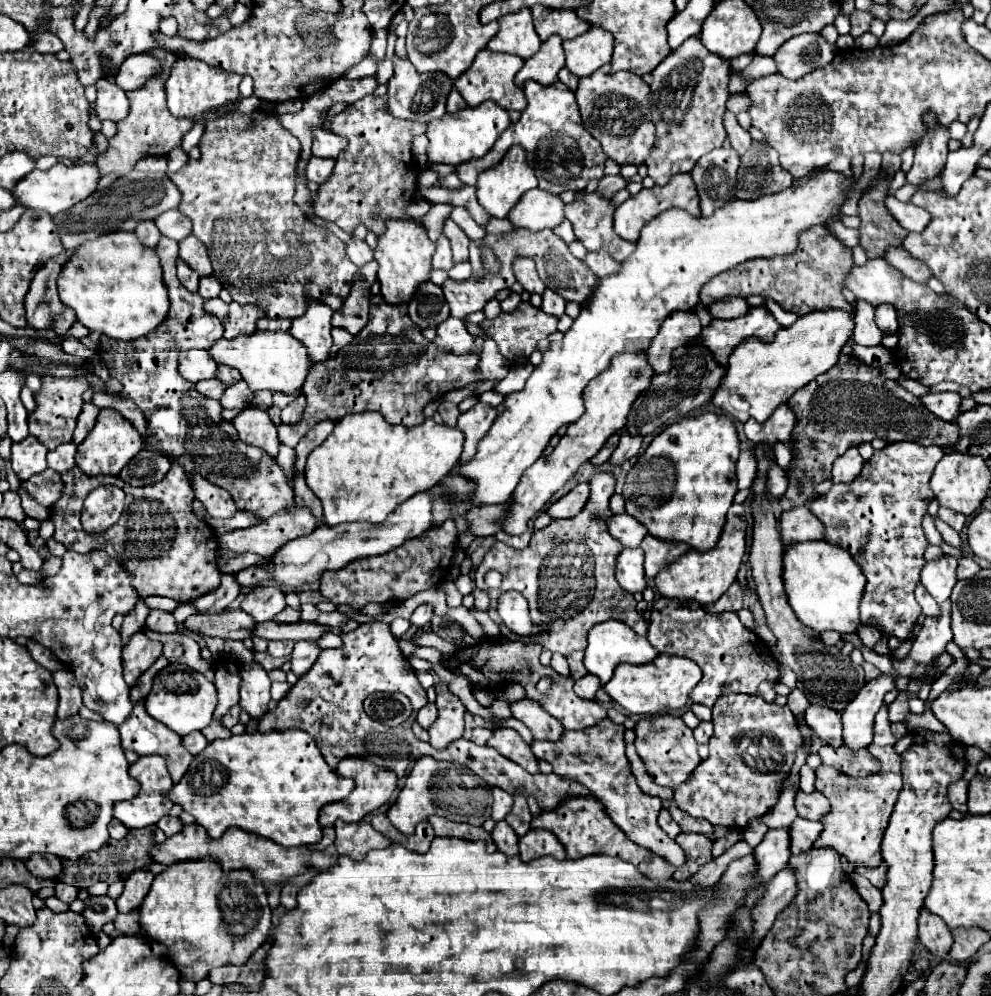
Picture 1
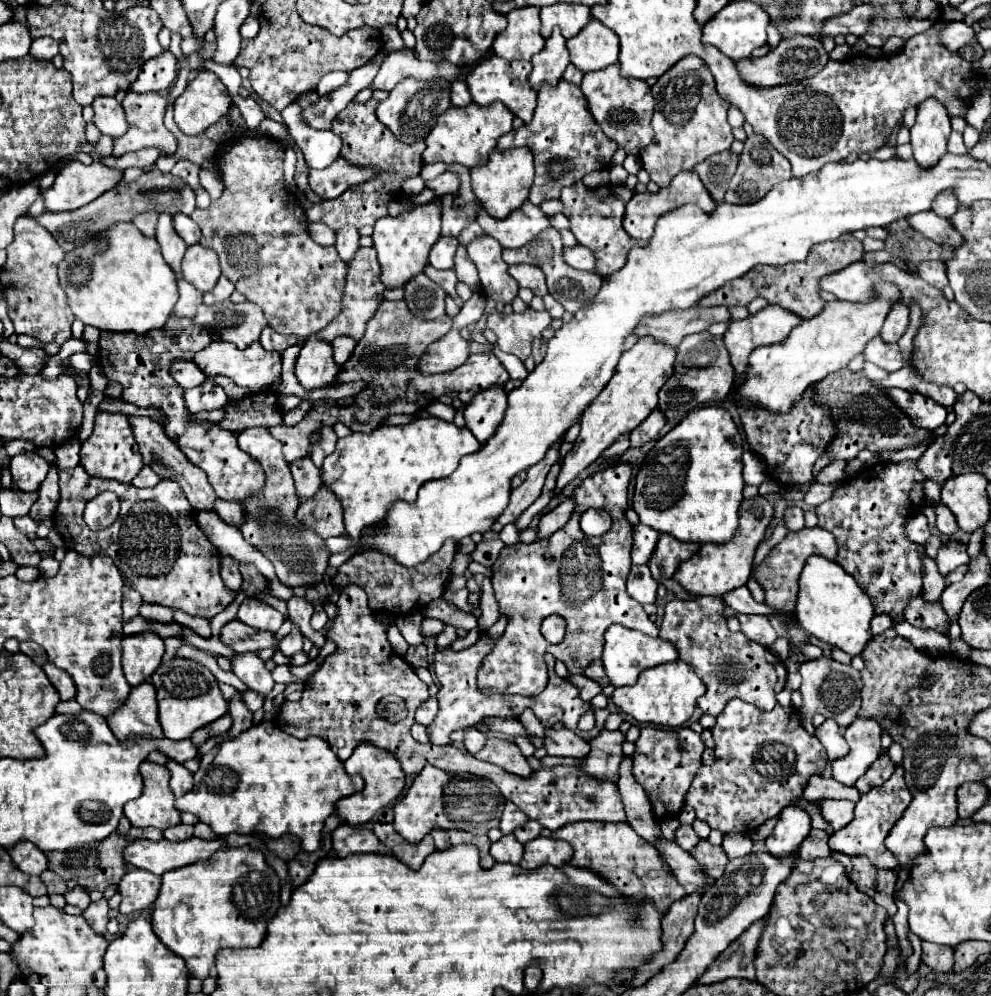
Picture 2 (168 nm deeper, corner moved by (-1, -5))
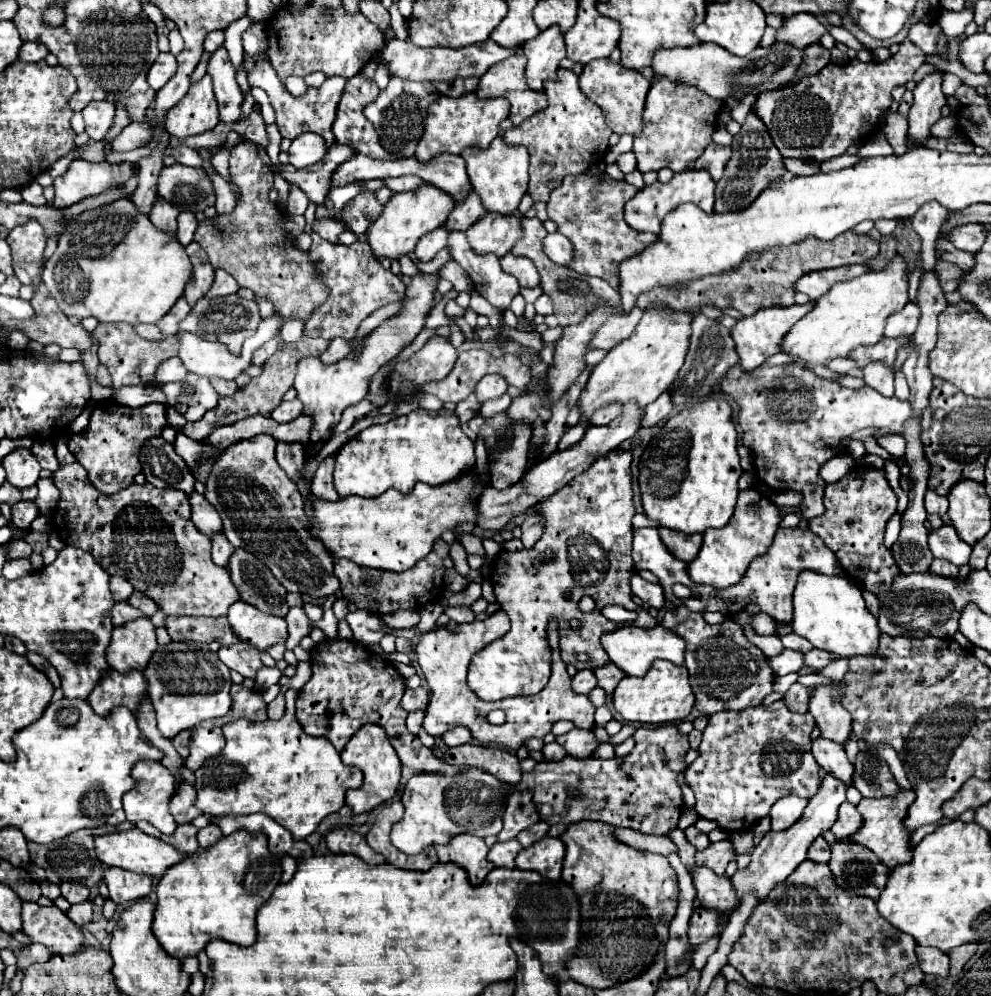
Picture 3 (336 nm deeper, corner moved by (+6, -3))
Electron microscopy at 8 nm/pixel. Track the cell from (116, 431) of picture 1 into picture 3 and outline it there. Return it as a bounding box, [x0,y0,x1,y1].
[68,401,166,495]

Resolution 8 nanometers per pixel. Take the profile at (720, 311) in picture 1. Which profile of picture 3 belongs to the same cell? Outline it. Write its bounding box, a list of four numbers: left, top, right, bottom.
[592,307,644,349]

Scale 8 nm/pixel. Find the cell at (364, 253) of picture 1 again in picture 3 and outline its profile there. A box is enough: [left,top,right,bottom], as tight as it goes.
[312,219,348,243]

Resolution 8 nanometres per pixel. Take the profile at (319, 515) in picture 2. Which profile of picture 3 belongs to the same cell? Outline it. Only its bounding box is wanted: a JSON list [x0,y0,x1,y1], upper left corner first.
[312,455,340,501]

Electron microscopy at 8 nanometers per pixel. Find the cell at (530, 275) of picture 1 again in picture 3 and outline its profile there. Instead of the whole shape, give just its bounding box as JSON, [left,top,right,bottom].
[500,253,540,287]

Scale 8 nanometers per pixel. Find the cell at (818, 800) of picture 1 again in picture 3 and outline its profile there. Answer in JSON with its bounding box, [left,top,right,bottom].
[832,801,862,839]

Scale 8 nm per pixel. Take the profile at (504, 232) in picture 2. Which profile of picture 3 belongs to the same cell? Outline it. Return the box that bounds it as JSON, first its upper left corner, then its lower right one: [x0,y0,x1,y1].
[466,213,522,257]

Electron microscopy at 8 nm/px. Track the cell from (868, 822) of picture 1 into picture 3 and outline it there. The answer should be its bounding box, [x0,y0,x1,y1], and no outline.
[848,789,914,869]

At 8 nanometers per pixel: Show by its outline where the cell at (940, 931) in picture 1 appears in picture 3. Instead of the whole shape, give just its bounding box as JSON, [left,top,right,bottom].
[916,947,948,977]

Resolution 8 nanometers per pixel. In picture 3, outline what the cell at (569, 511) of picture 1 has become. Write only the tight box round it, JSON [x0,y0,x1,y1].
[520,523,544,549]

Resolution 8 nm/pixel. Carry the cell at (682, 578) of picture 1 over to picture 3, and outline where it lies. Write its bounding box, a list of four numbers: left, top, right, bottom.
[688,489,780,589]

